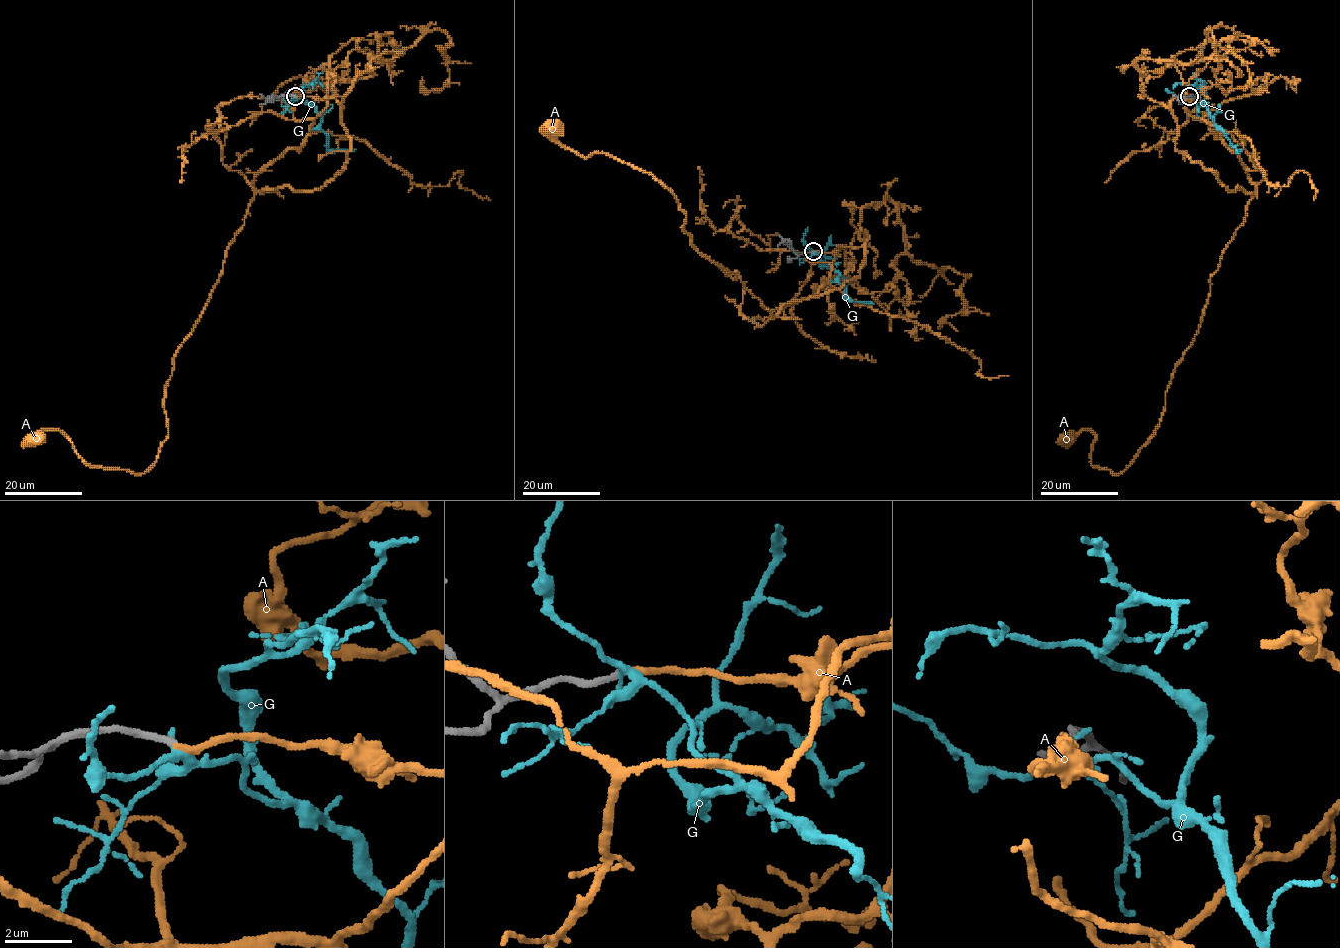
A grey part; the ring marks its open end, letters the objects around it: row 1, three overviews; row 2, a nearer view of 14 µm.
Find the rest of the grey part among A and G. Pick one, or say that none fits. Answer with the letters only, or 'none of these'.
A

